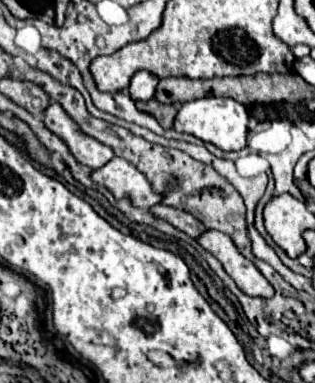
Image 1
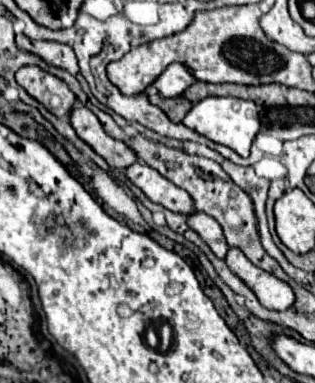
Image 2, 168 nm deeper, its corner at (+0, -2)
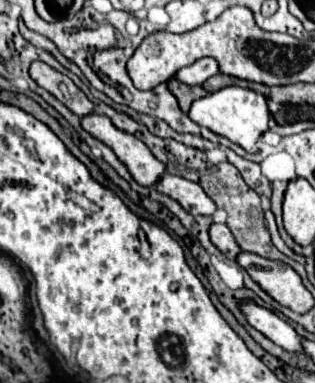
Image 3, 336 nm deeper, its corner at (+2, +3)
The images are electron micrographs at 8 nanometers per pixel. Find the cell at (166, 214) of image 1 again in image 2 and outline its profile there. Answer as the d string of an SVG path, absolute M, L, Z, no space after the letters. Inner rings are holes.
M196 212L196 214L192 214L192 216L188 218L188 226L200 234L200 238L210 246L210 250L212 250L218 258L222 258L222 260L226 258L228 242L226 242L226 238L224 238L224 232L222 232L220 224L218 224L212 216L208 216L208 214L204 214L204 212Z

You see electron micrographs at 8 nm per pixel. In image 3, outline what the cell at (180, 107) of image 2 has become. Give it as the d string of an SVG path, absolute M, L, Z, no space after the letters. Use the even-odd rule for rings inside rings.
M168 81L166 83L168 85L168 89L170 89L170 93L178 99L178 105L180 105L180 111L182 113L186 113L188 109L190 109L190 105L192 105L192 101L196 99L196 95L192 93L192 87L188 87L188 85L180 85L178 81Z

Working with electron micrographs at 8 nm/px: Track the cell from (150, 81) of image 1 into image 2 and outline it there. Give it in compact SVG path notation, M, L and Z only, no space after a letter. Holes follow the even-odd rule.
M174 62L172 66L168 66L162 76L154 82L154 86L158 88L158 92L166 98L174 98L174 96L182 96L184 90L188 86L192 86L196 82L194 72L184 66L182 62Z

